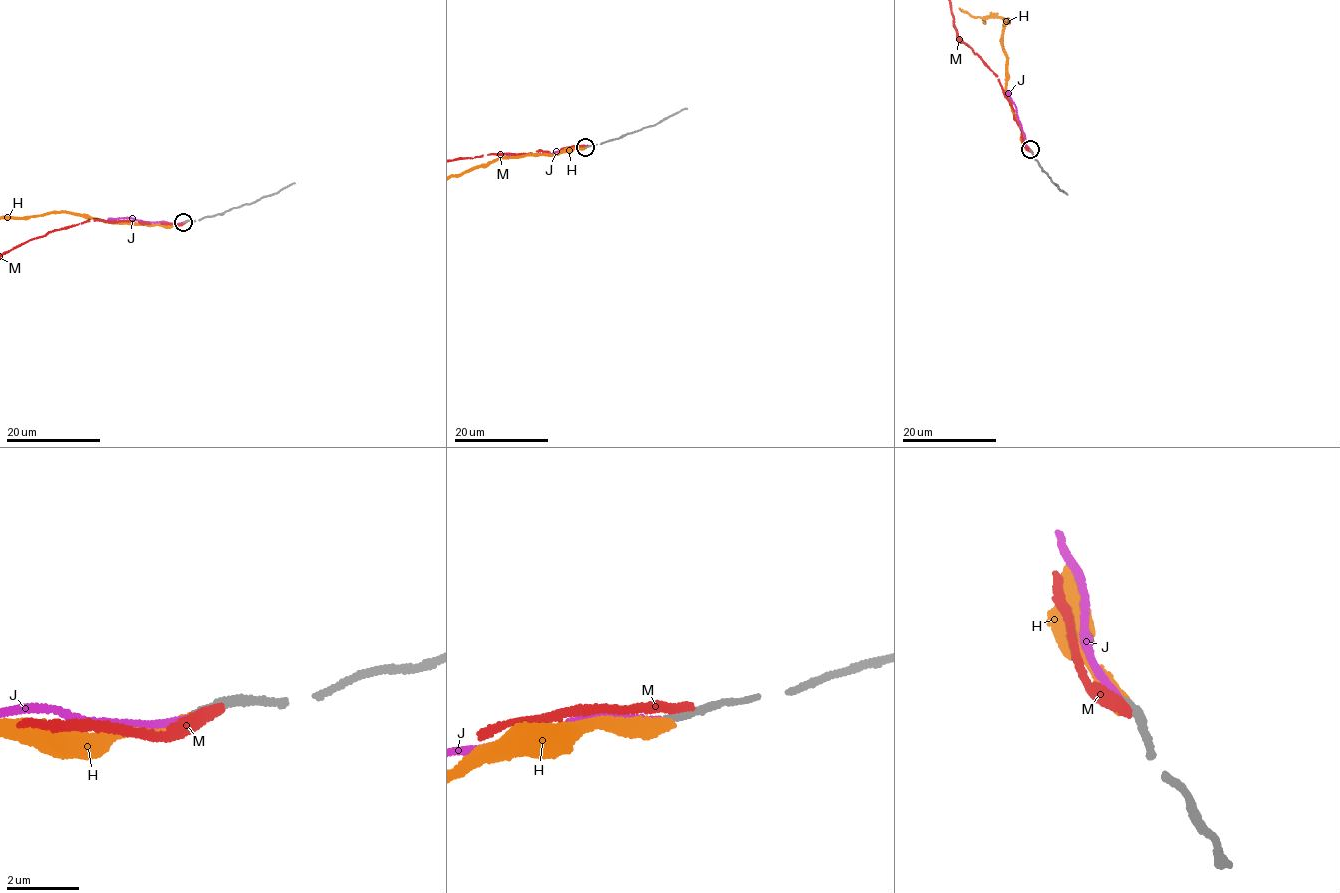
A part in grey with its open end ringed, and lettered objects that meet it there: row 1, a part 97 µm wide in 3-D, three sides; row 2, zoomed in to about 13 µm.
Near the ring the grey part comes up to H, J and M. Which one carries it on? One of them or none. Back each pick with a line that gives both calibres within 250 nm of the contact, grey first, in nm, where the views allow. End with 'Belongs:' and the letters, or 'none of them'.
J: calibres 190 and 200 nm
Belongs: J

